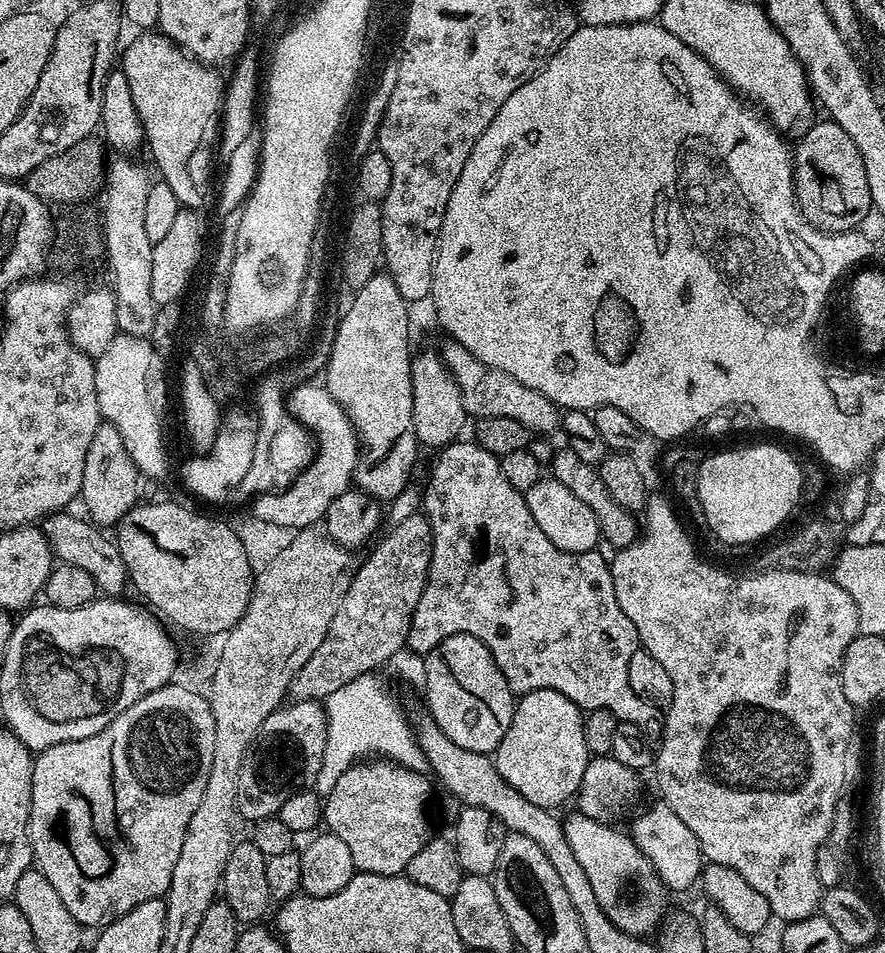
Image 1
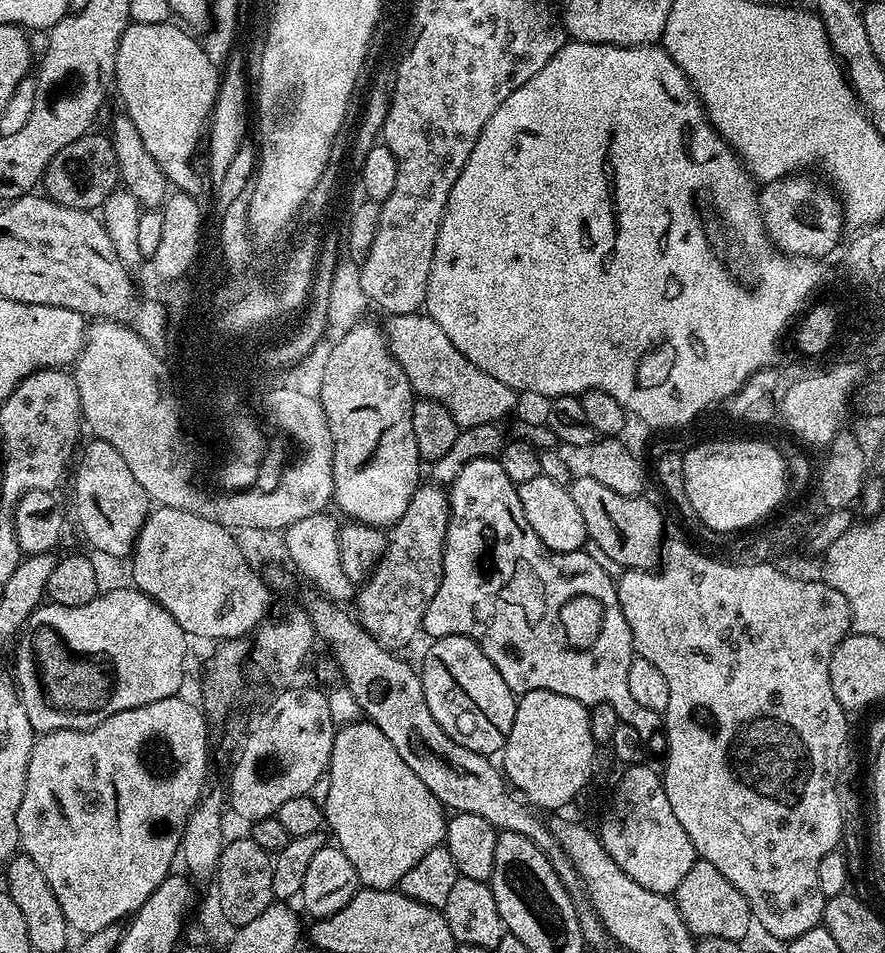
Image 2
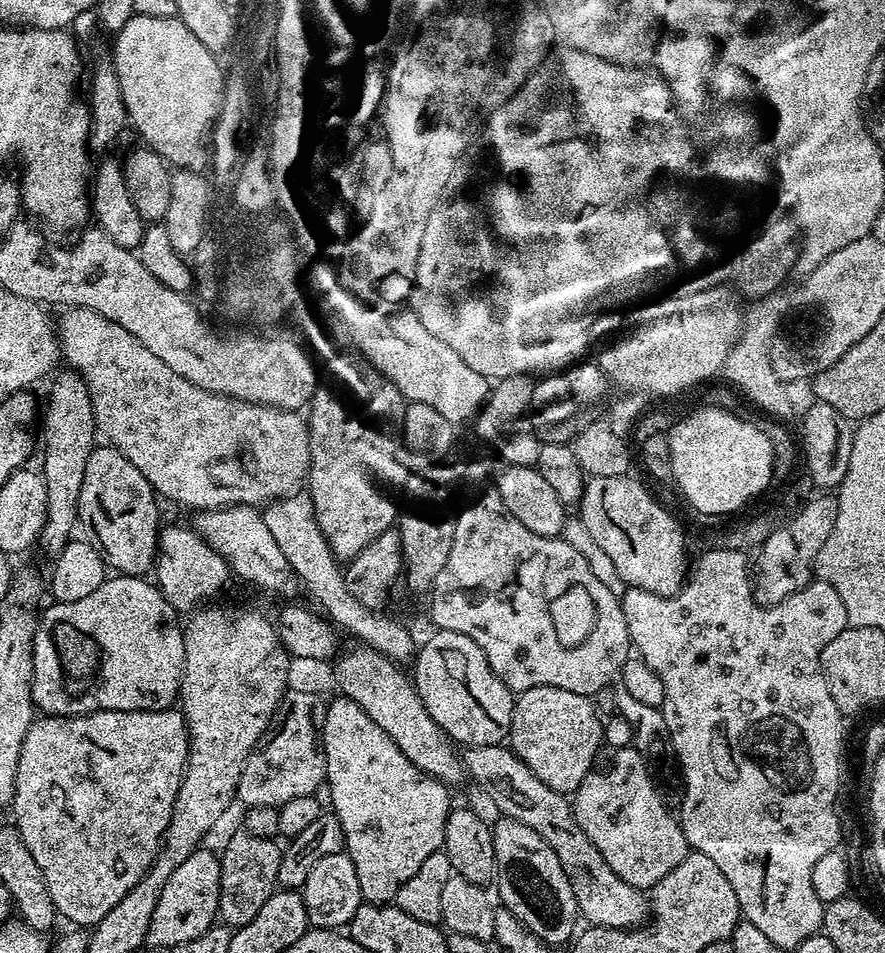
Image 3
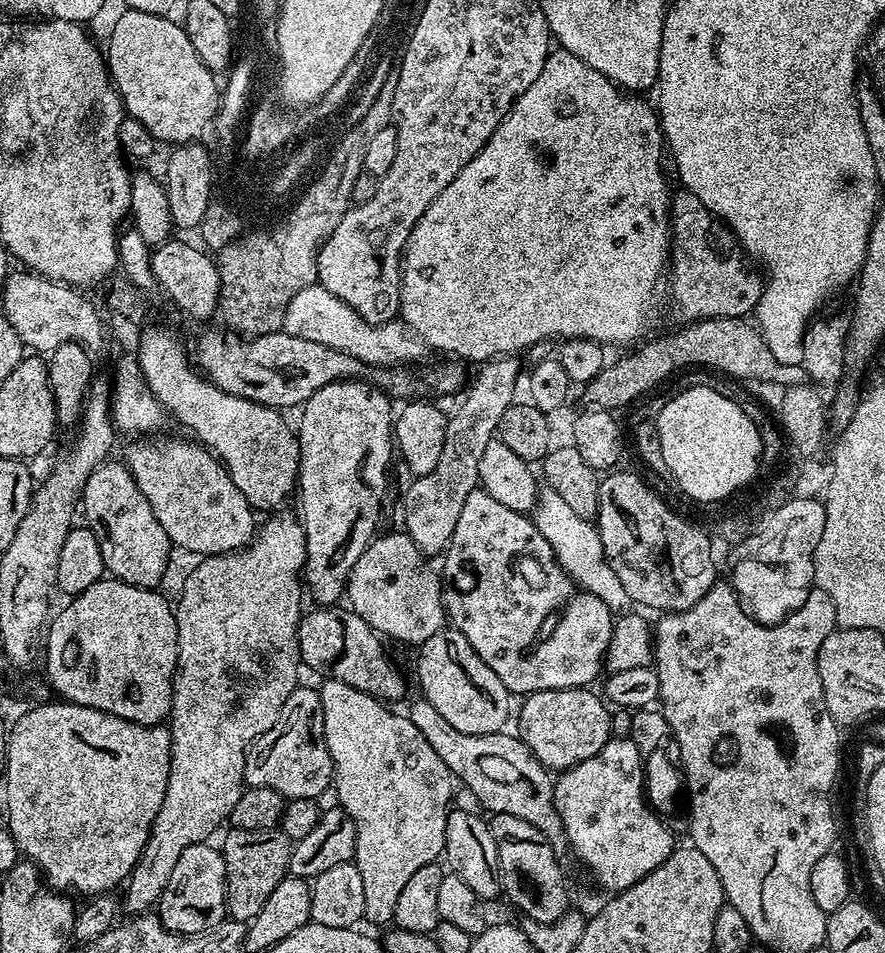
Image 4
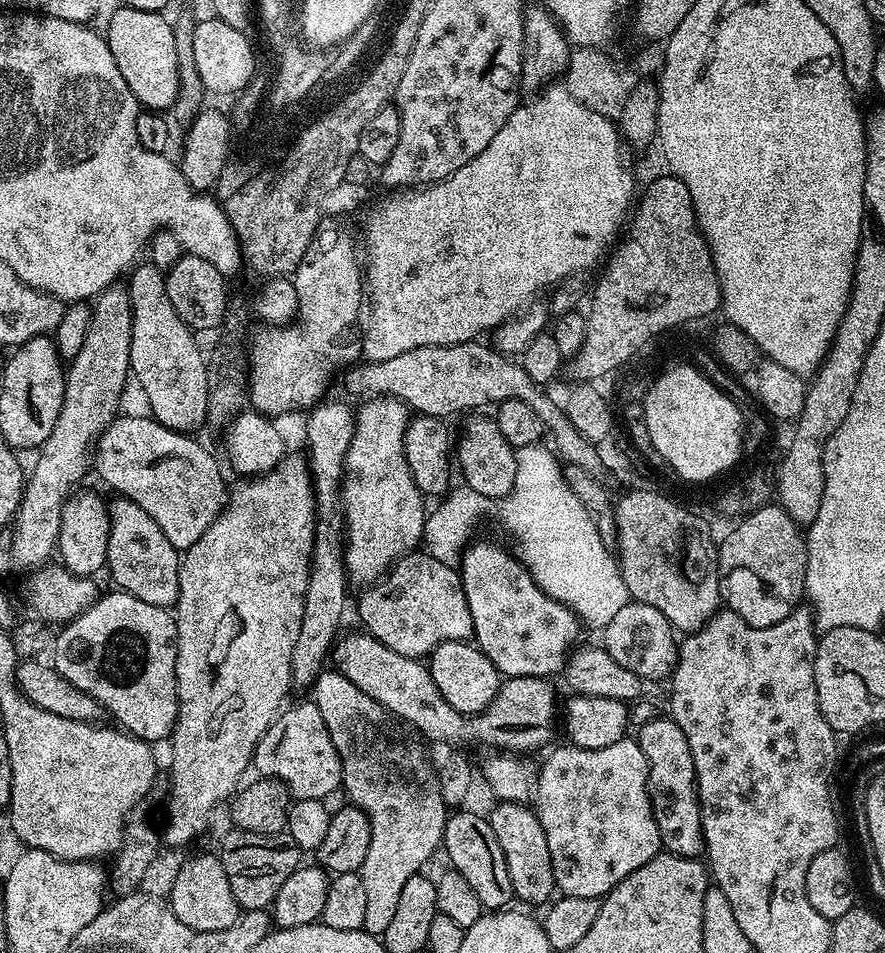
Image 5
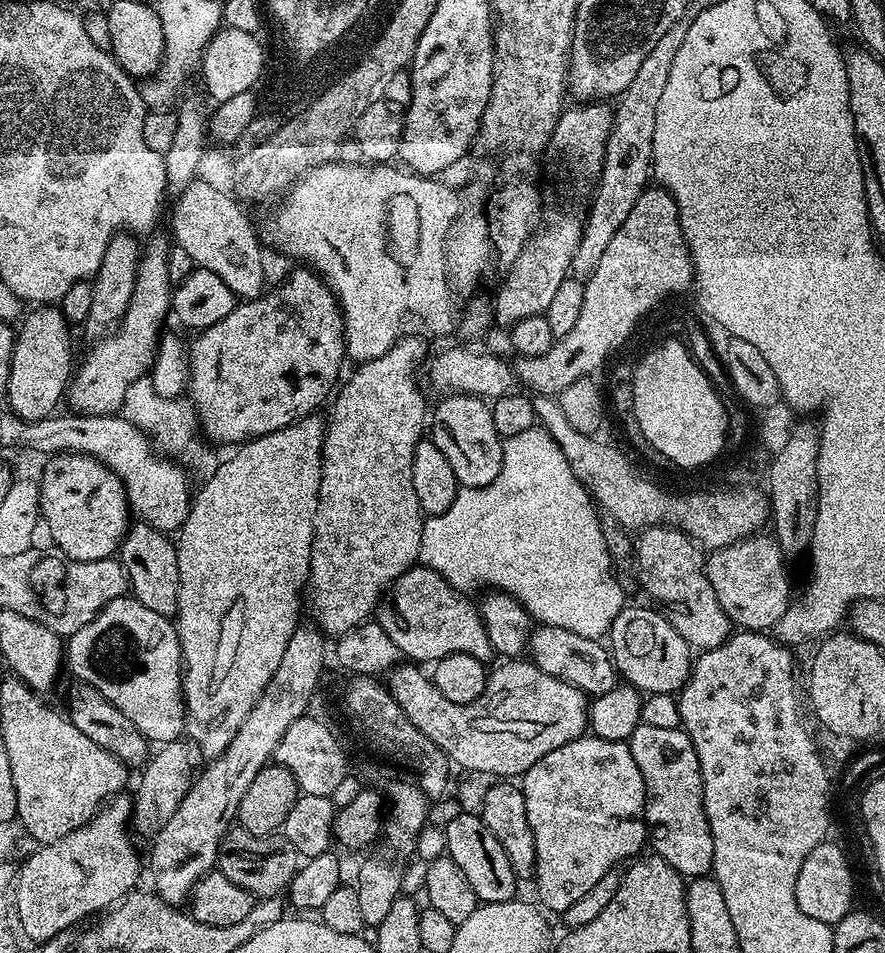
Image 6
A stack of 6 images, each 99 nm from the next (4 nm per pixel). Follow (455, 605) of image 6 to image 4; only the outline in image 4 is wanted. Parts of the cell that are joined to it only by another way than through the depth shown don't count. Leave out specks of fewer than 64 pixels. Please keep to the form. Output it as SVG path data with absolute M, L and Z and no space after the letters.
M403 530L377 535L350 570L346 581L347 607L389 641L424 644L426 638L438 634L446 624L442 576L428 565L428 560Z

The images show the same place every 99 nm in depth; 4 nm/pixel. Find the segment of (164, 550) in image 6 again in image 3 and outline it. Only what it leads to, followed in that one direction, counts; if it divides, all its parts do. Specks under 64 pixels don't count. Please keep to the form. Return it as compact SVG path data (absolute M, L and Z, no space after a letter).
M93 447L86 461L82 494L78 494L78 524L83 539L98 550L113 573L147 577L156 562L156 543L160 541L162 531L160 508L156 505L158 497L134 462L126 459L116 448L100 447Z

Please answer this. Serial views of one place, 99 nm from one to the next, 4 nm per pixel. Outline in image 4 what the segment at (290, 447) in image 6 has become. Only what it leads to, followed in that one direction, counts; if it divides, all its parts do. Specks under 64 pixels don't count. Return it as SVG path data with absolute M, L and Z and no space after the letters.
M277 511L269 515L268 521L259 525L258 531L252 537L251 543L239 551L222 553L220 555L205 555L200 565L184 580L184 589L180 592L180 601L175 601L176 625L178 626L178 658L176 659L176 672L172 675L172 711L170 713L170 731L172 734L172 757L170 758L170 778L166 782L166 798L162 798L162 806L152 823L152 829L148 835L146 846L142 850L140 860L129 874L122 888L122 908L128 914L148 914L159 905L162 898L162 890L166 890L166 882L170 882L170 874L174 871L174 865L178 862L178 854L186 850L186 846L205 843L208 836L220 823L231 817L234 805L244 793L244 767L246 766L246 754L248 747L254 743L274 722L278 722L278 714L282 706L286 706L286 698L298 687L296 680L296 667L301 667L300 647L298 646L298 626L302 615L300 608L300 588L302 592L302 573L304 559L306 558L306 538L304 537L304 525L300 523L297 513Z

